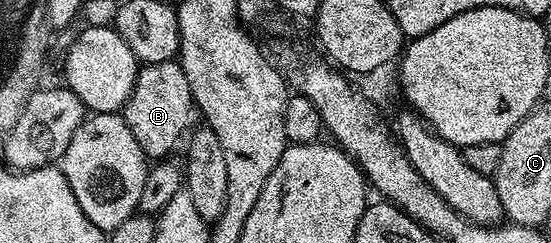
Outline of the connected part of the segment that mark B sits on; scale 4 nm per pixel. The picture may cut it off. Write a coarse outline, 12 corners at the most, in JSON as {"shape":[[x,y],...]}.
{"shape":[[175,60],[142,65],[121,109],[148,158],[170,157],[193,116]]}

